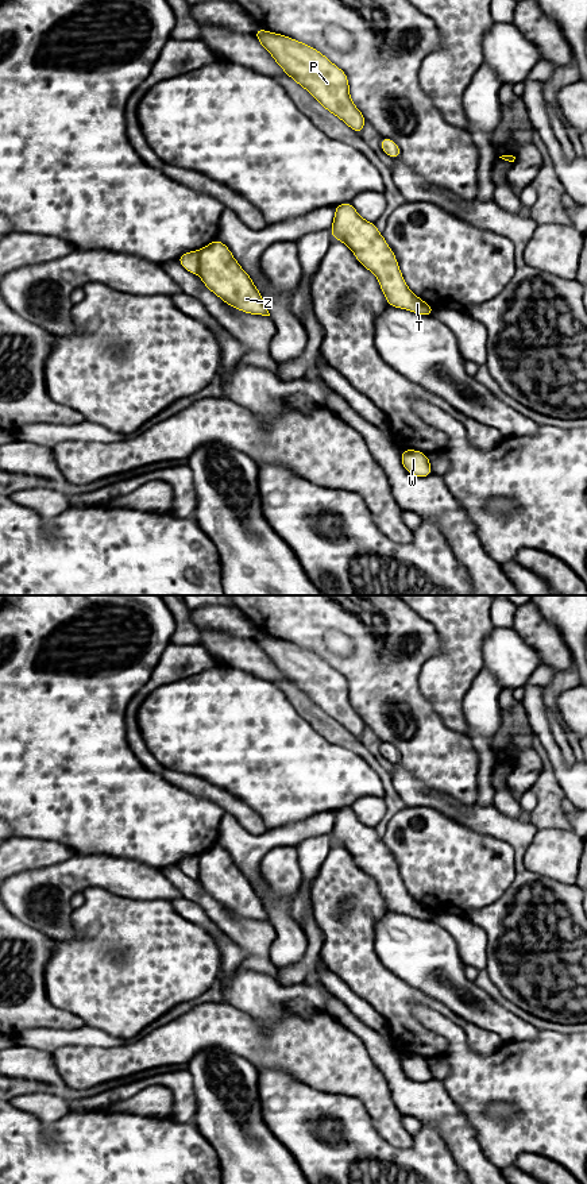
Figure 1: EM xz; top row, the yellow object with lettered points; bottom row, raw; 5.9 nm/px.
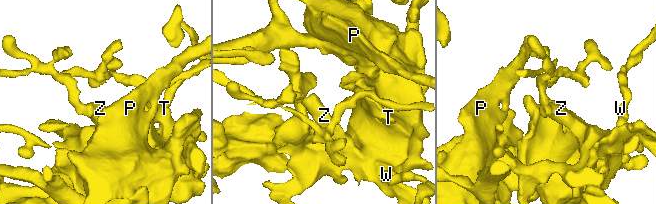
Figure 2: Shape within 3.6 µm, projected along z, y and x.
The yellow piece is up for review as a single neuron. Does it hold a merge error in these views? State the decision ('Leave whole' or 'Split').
Split

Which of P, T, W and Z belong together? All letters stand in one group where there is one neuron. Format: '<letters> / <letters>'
P W / T Z

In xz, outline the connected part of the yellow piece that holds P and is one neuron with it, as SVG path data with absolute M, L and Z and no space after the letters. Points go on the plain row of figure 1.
M256 632L254 640L275 667L327 716L363 738L366 724L350 702L347 679L314 652Z

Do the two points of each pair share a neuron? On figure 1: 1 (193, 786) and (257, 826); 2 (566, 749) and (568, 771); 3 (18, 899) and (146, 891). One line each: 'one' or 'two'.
1: one
2: two
3: one

